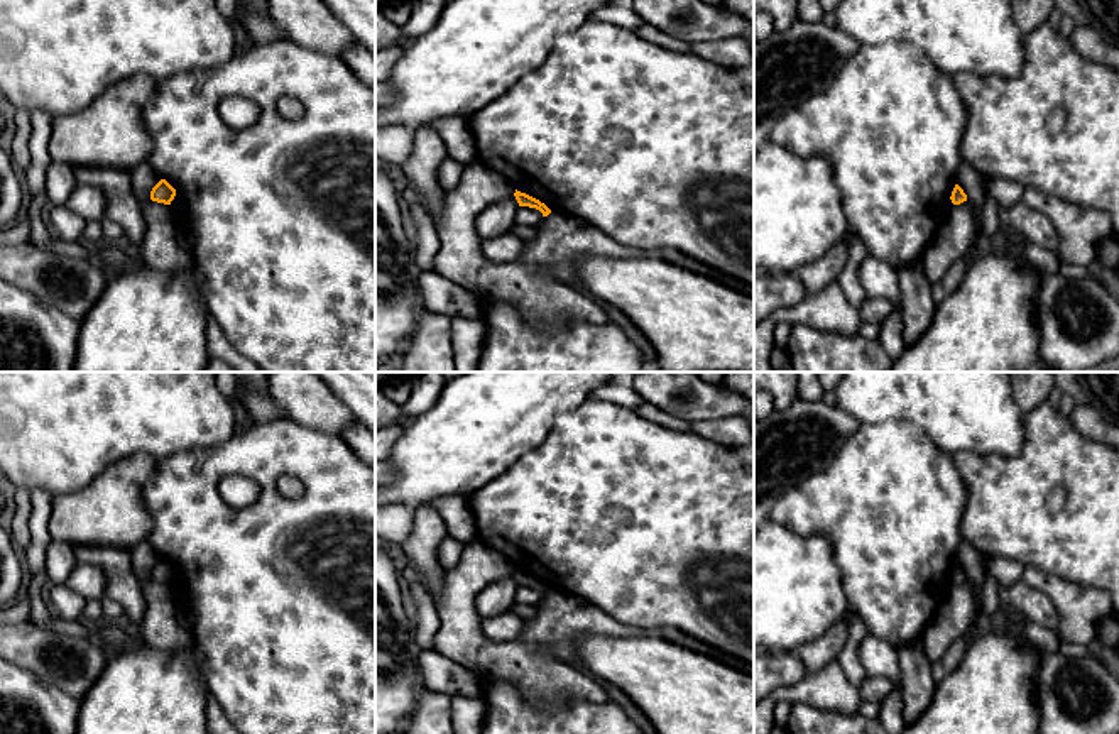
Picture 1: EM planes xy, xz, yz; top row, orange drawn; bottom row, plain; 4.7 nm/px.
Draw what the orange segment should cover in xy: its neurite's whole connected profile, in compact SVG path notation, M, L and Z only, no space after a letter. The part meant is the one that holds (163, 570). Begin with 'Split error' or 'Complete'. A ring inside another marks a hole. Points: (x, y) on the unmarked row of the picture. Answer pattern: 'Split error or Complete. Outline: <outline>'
Complete. Outline: M161 558L150 570L150 578L164 583L171 583L174 575L176 568L166 558Z

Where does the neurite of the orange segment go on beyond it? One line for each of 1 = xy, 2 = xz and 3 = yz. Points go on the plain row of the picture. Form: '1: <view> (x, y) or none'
1: none
2: none
3: none

